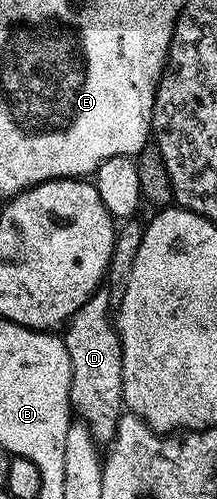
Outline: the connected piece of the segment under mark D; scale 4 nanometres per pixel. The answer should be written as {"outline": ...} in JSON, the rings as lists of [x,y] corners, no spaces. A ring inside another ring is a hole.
{"outline":[[[99,287],[64,326],[64,340],[72,367],[70,404],[77,420],[83,421],[95,442],[109,443],[116,436],[118,418],[122,416],[122,342],[112,320],[108,291]]]}

